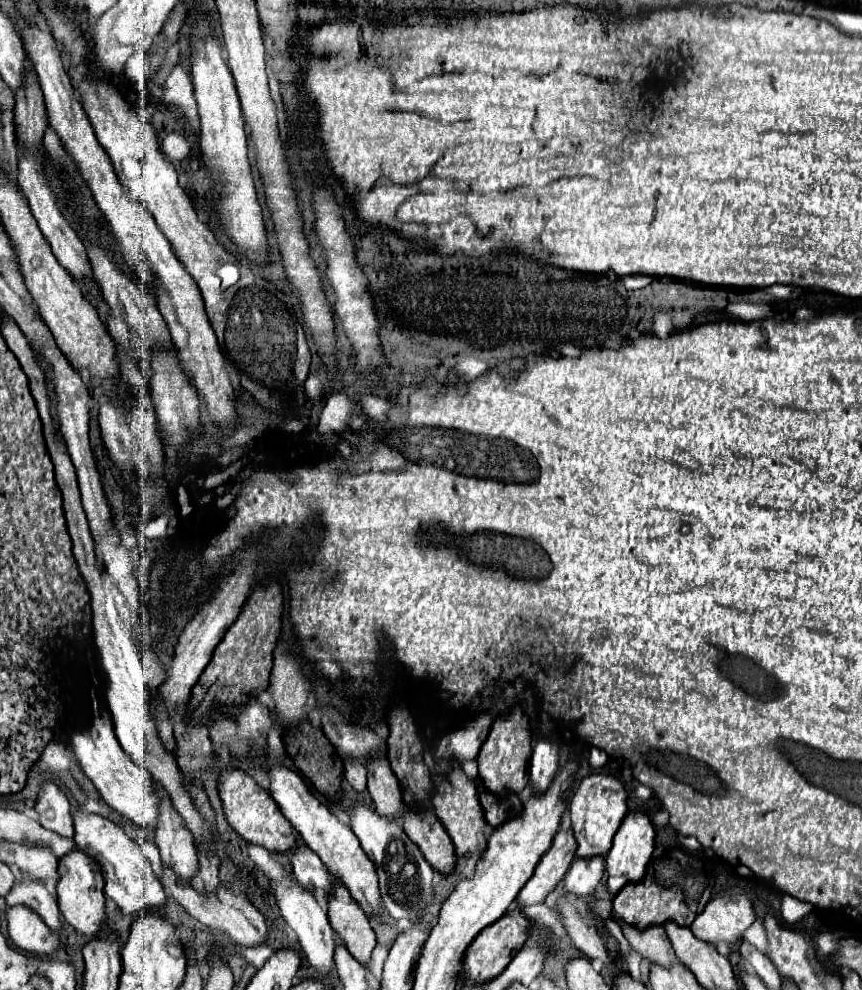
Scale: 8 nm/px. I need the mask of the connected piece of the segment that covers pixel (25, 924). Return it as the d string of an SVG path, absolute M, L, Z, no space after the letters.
M9 907L7 911L9 921L9 937L17 949L25 953L49 957L59 947L57 935L49 931L49 927L41 921L37 913L27 907Z

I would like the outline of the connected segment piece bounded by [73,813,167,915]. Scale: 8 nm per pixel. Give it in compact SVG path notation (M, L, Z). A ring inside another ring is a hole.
M75 813L75 845L85 851L85 855L93 857L97 865L101 865L101 873L105 879L105 895L109 895L117 909L123 915L133 915L139 911L153 911L161 913L165 907L165 891L159 879L153 875L149 859L141 853L139 845L127 837L121 825L103 819L101 815L93 813Z

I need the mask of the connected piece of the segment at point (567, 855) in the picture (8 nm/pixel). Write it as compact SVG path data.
M561 829L555 835L549 851L537 863L533 877L523 885L523 889L517 895L517 905L521 911L529 905L543 903L545 897L557 887L557 883L563 879L573 861L573 849L575 849L573 831Z

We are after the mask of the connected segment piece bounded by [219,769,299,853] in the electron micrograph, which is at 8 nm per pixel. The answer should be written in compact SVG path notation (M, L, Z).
M237 769L223 771L219 777L219 797L223 801L223 811L227 815L229 825L245 841L253 845L263 845L265 849L275 851L275 853L291 853L293 849L299 847L299 837L293 825L289 823L289 819L285 819L279 805L273 801L273 797L265 789L261 789L255 783L255 779L249 777L247 773L237 771Z

